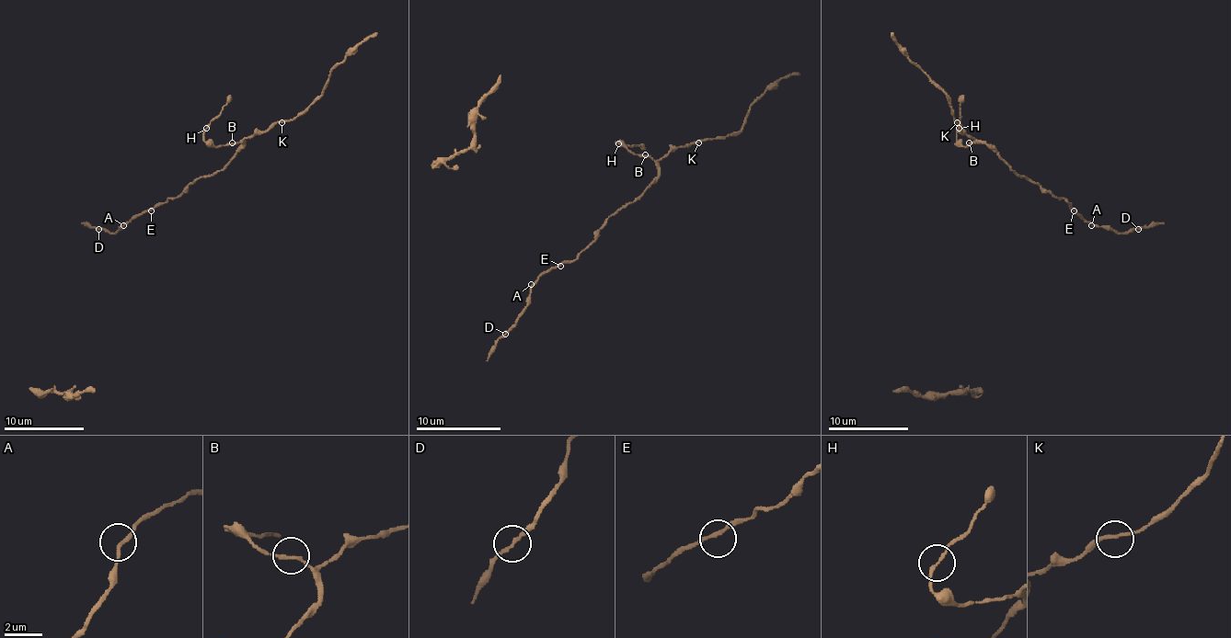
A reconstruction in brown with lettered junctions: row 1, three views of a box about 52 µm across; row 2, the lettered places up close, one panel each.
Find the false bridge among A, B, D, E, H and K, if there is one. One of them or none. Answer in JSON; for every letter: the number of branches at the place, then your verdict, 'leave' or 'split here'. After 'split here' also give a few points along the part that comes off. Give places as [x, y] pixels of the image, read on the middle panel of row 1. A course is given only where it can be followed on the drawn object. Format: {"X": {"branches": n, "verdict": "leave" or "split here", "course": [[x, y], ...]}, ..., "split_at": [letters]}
{"A": {"branches": 2, "verdict": "leave"}, "B": {"branches": 2, "verdict": "leave"}, "D": {"branches": 2, "verdict": "leave"}, "E": {"branches": 2, "verdict": "leave"}, "H": {"branches": 2, "verdict": "leave"}, "K": {"branches": 2, "verdict": "leave"}, "split_at": []}

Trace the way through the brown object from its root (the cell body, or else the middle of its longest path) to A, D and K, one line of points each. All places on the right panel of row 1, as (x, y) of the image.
A: (1072, 207), (1091, 225)
D: (1072, 207), (1096, 227), (1111, 227), (1120, 233), (1138, 229)
K: (1072, 207), (1064, 199), (1053, 197), (1035, 183), (1018, 175), (995, 151), (971, 139), (957, 122)

